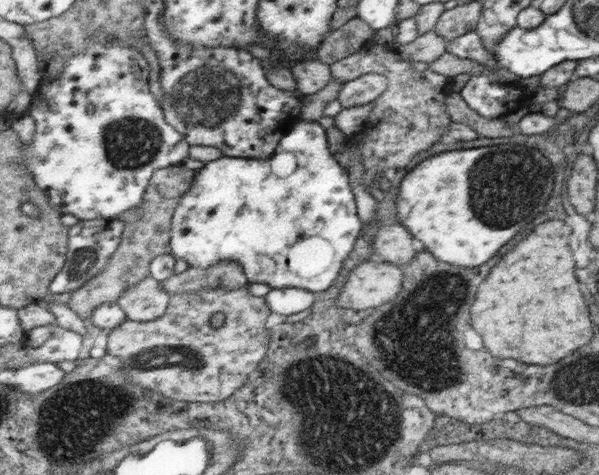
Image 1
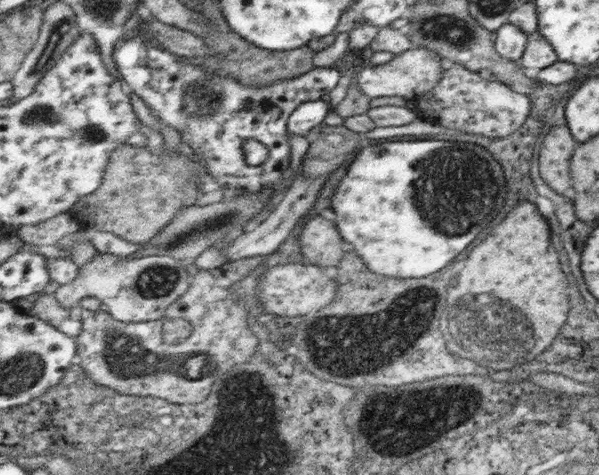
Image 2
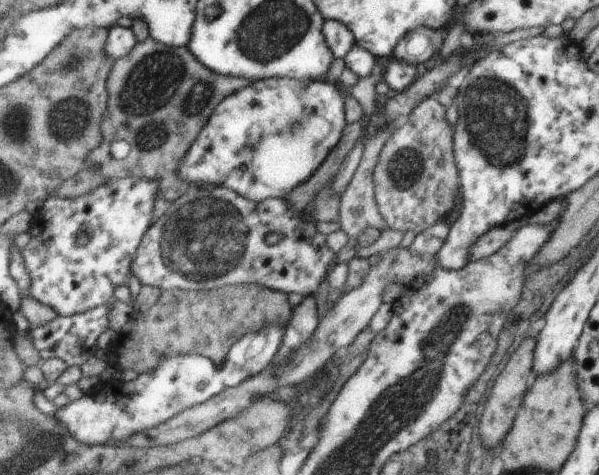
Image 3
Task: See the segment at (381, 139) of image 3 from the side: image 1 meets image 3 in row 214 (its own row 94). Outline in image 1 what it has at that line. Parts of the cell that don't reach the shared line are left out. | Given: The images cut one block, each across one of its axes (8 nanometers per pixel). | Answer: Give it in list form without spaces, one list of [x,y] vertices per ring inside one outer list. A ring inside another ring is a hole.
[[[368,73],[345,82],[337,100],[343,109],[365,105],[376,100],[388,87],[389,80],[380,73]]]

